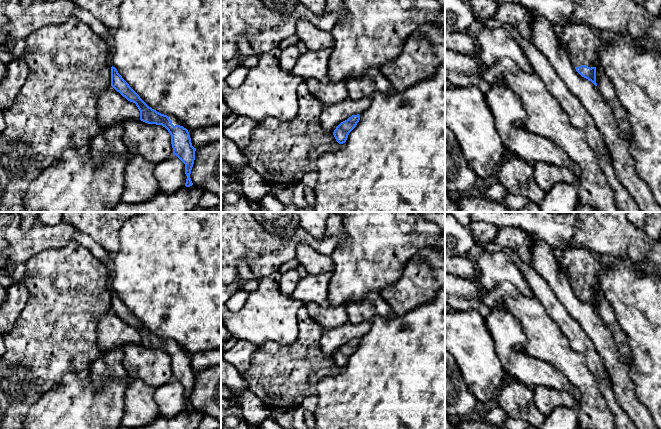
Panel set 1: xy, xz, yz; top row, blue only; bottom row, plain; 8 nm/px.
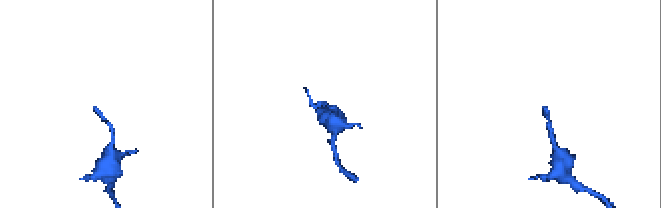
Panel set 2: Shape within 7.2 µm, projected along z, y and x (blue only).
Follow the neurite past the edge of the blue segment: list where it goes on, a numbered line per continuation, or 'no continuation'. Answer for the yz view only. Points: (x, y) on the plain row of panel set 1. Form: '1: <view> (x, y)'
1: yz (580, 264)

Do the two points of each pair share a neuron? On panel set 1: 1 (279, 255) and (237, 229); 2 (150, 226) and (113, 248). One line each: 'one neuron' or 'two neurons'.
1: one neuron
2: two neurons

